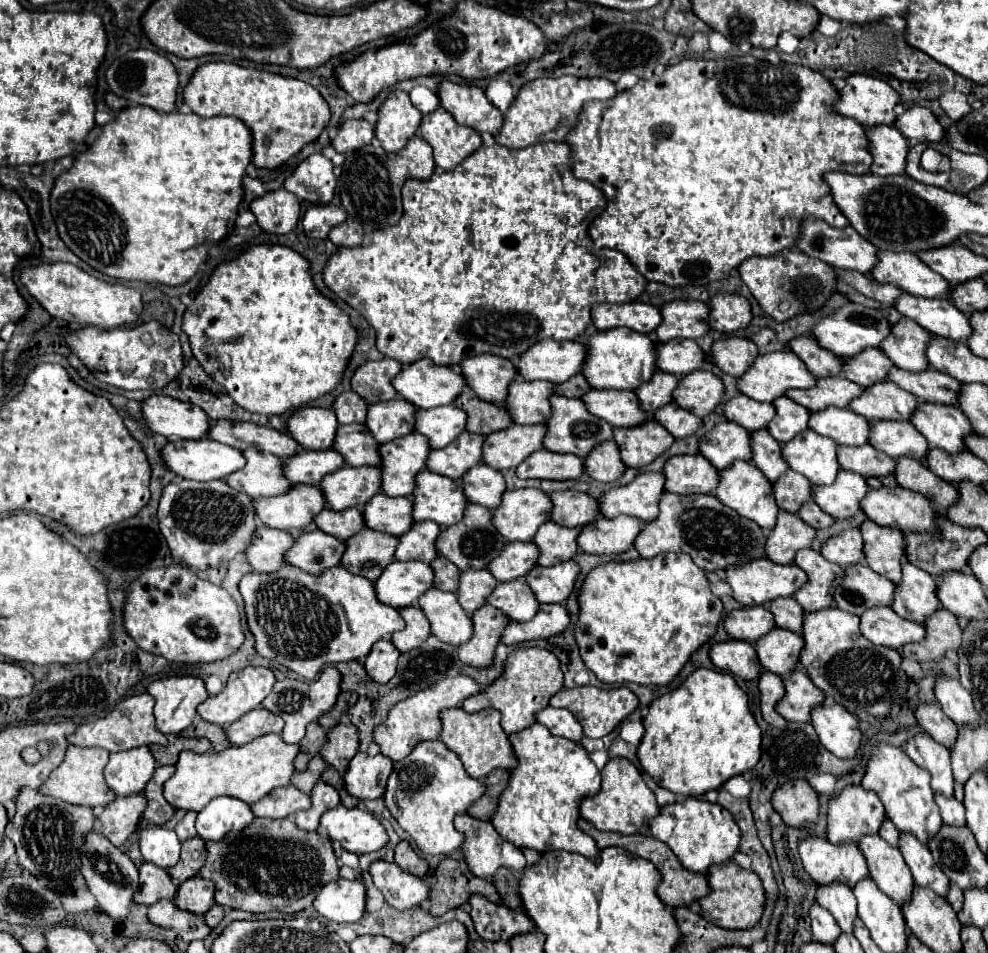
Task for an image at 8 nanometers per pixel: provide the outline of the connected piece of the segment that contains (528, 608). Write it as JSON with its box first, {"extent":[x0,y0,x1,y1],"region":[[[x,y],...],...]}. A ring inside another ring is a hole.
{"extent":[486,578,538,622],"region":[[[516,578],[512,582],[500,582],[492,594],[486,598],[490,606],[496,606],[500,612],[508,616],[508,620],[526,622],[538,612],[538,602],[524,582],[524,578]]]}

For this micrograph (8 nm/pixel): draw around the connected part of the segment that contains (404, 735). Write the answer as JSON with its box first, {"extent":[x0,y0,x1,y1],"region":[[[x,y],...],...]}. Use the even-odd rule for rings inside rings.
{"extent":[374,676,480,762],"region":[[[468,676],[444,678],[444,682],[436,682],[436,686],[428,686],[416,692],[412,698],[398,702],[398,706],[392,706],[392,710],[388,710],[388,718],[374,728],[374,742],[380,746],[380,752],[390,760],[396,762],[400,758],[406,758],[418,742],[438,740],[438,734],[442,730],[442,724],[438,718],[440,710],[458,708],[468,696],[474,696],[478,692],[480,692],[478,684]]]}

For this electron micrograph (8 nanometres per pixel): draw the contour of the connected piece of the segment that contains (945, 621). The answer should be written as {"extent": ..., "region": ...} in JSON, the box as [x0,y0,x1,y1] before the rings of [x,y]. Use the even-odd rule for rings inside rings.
{"extent":[902,608,962,660],"region":[[[940,608],[928,622],[924,622],[926,636],[924,642],[910,642],[908,646],[902,648],[902,654],[906,658],[914,660],[940,660],[946,656],[948,650],[958,650],[960,638],[962,638],[962,628],[958,626],[958,620],[954,614],[948,614],[948,610]]]}

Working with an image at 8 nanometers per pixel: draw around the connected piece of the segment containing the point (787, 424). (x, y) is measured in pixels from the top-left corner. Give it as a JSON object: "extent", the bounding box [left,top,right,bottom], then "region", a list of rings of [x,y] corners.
{"extent":[768,396,810,444],"region":[[[786,396],[776,398],[776,402],[772,402],[772,406],[776,408],[776,416],[772,418],[772,422],[768,422],[768,432],[772,428],[772,436],[782,444],[792,440],[796,434],[808,430],[808,418],[810,418],[810,410],[806,410],[804,406],[798,406],[796,402],[792,402]]]}

